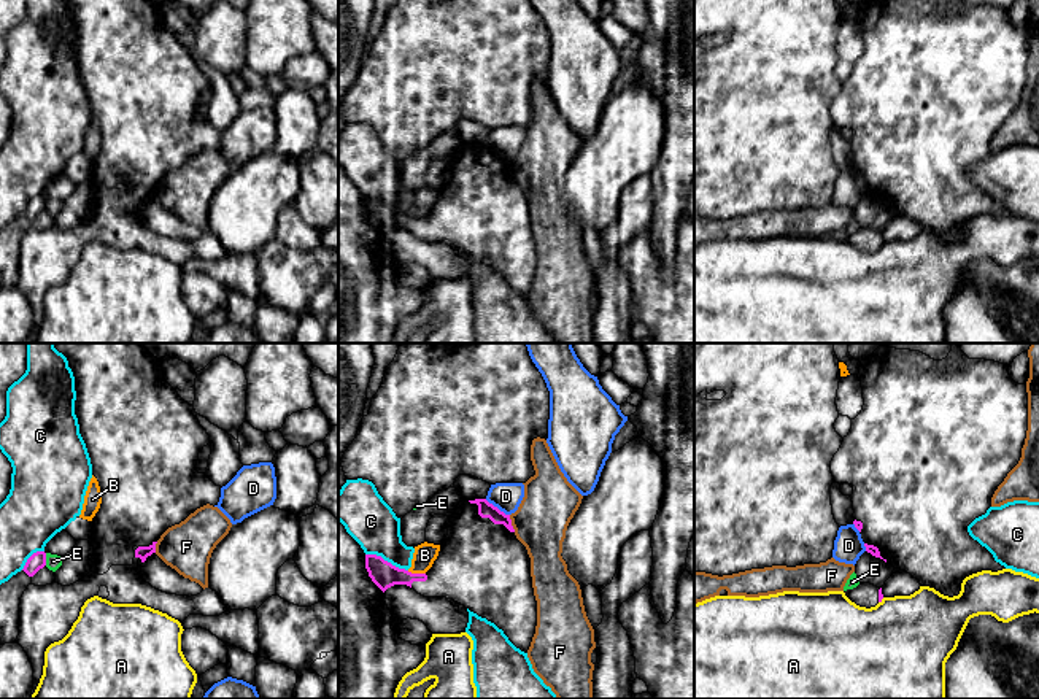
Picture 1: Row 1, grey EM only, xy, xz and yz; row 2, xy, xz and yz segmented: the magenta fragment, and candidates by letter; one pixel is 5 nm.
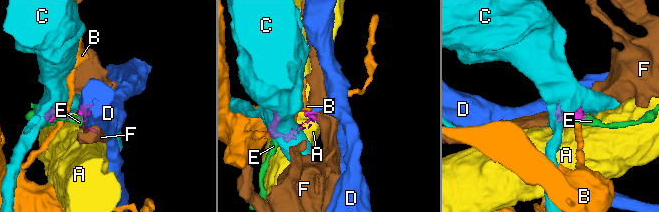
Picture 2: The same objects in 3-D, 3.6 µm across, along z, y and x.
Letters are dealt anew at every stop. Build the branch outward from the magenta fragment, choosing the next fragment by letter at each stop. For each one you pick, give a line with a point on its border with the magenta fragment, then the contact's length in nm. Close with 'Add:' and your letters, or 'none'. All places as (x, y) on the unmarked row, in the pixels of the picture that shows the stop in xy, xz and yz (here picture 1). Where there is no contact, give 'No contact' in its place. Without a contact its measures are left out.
Add: none

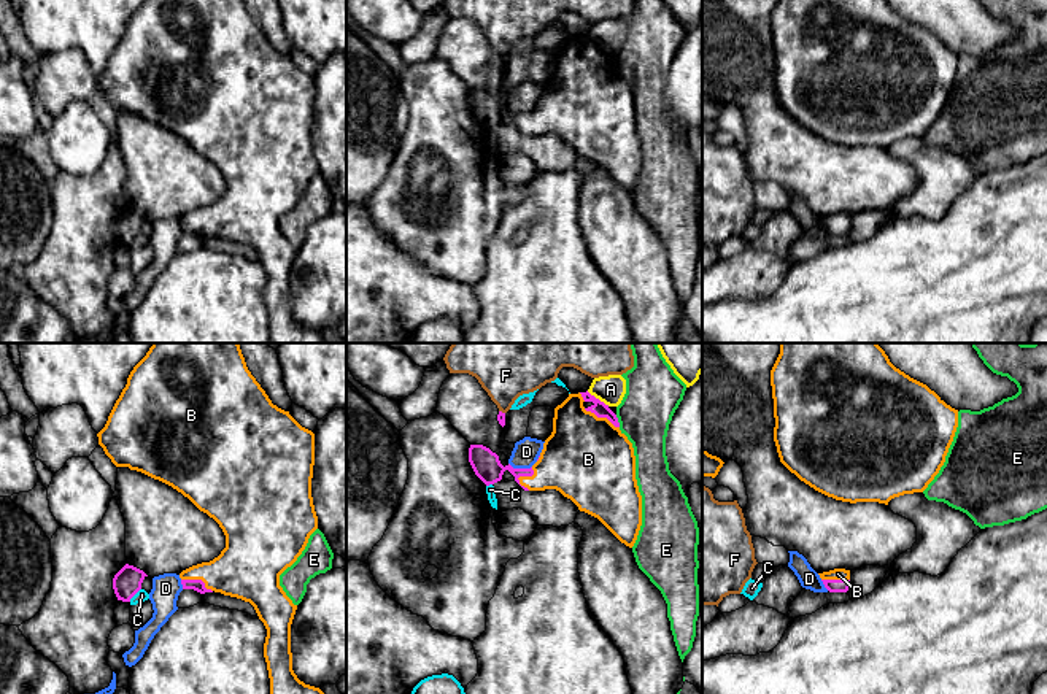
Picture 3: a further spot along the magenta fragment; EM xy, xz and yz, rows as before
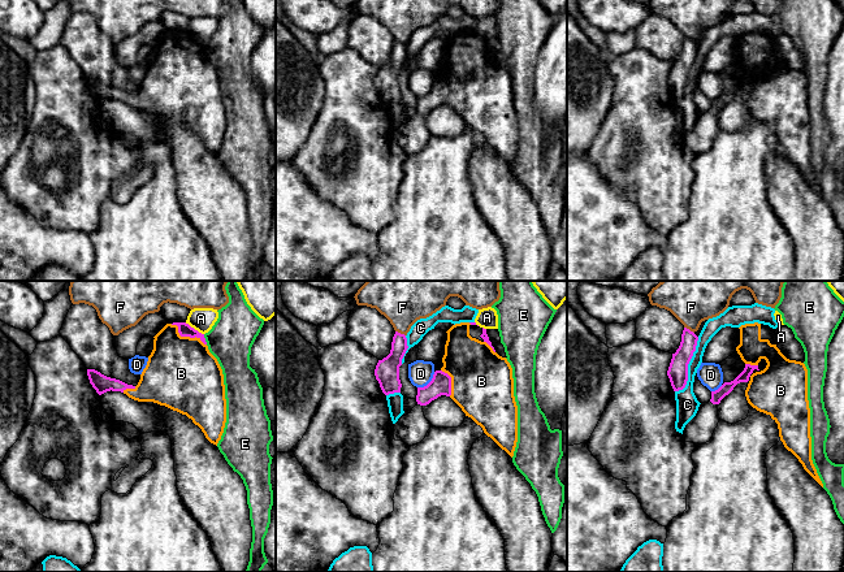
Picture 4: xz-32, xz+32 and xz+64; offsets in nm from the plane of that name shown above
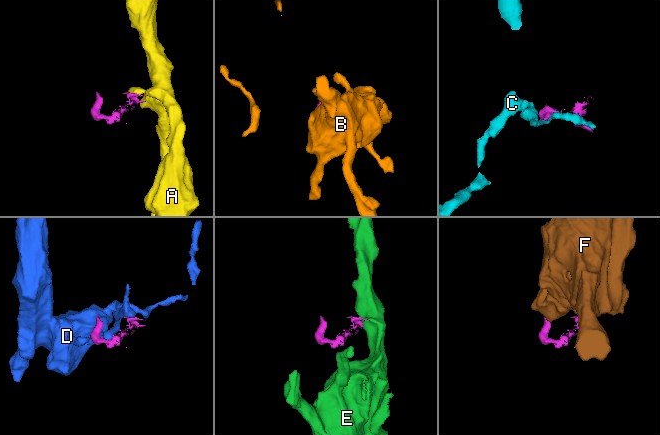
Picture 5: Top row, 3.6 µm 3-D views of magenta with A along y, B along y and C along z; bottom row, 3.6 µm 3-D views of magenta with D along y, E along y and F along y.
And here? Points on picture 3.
B: Touches magenta at xz (521, 119). Shared border 120 nm
Add: B

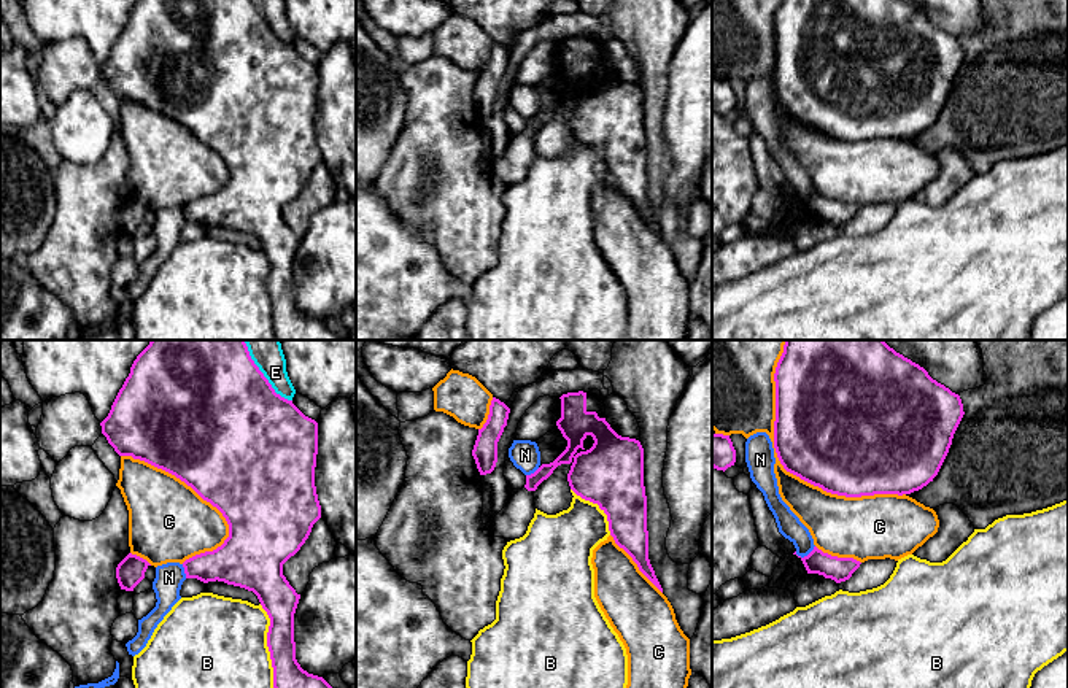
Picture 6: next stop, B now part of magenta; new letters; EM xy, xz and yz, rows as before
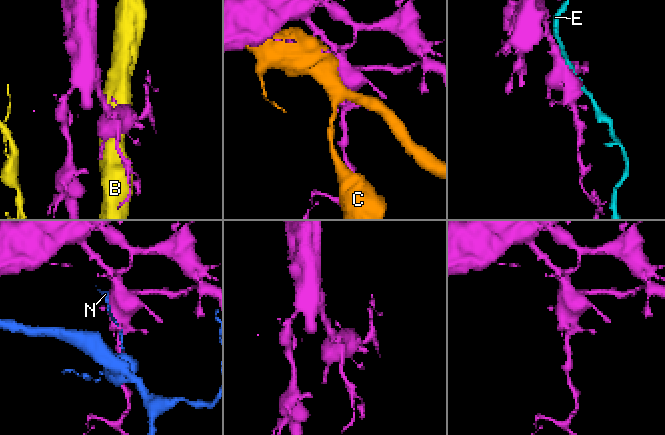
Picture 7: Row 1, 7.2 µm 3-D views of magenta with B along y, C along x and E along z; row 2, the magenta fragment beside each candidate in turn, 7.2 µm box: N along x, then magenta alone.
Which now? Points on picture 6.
Add: none

